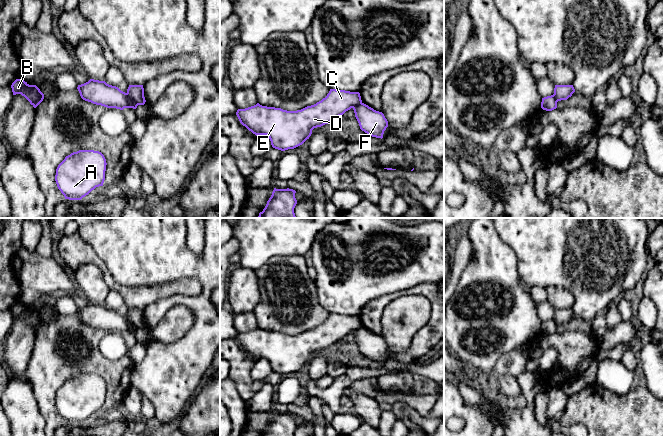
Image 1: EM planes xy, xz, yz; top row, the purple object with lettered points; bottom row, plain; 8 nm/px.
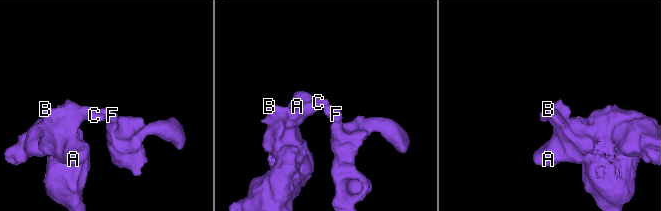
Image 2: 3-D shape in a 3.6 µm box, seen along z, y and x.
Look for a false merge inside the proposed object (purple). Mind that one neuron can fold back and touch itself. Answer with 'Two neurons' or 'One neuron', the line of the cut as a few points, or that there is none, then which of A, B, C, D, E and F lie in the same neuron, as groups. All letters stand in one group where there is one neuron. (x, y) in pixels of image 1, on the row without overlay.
Two neurons. Split along xy (126, 317), (138, 328). Groups: A B C D E / F

